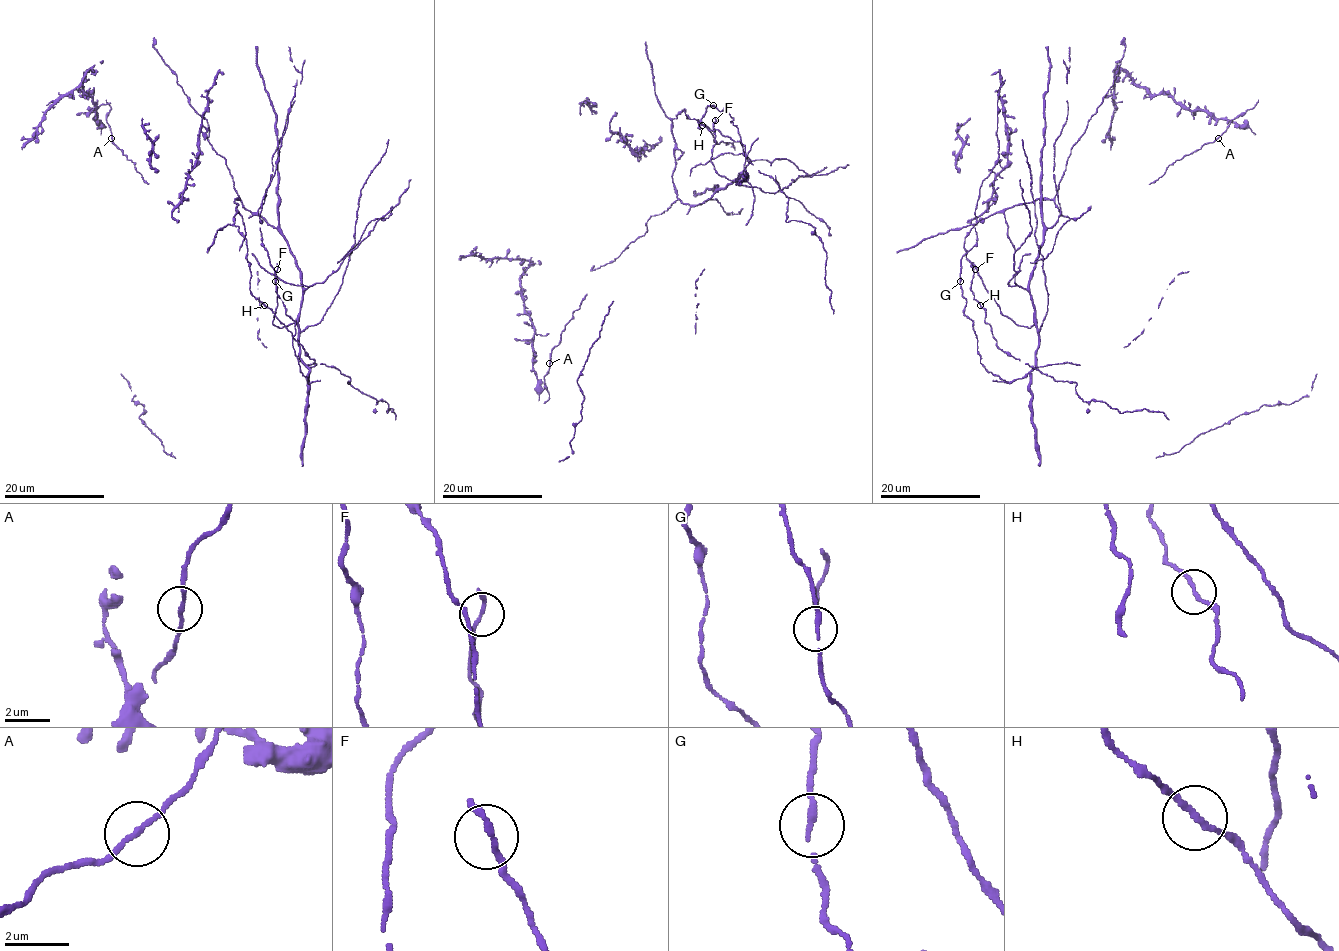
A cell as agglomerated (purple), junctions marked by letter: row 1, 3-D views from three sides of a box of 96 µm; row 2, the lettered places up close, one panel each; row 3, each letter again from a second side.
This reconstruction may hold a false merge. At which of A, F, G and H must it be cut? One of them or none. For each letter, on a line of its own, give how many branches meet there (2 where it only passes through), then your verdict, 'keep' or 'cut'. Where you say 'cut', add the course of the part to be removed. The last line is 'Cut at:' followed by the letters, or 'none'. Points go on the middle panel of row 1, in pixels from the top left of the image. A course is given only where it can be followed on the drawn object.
A: branches 2; keep
F: branches 2; keep
G: branches 2; keep
H: branches 2; keep
Cut at: none

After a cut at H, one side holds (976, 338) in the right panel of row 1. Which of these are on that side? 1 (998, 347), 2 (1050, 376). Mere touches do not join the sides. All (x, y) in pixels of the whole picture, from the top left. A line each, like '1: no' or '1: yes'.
1: no
2: no

